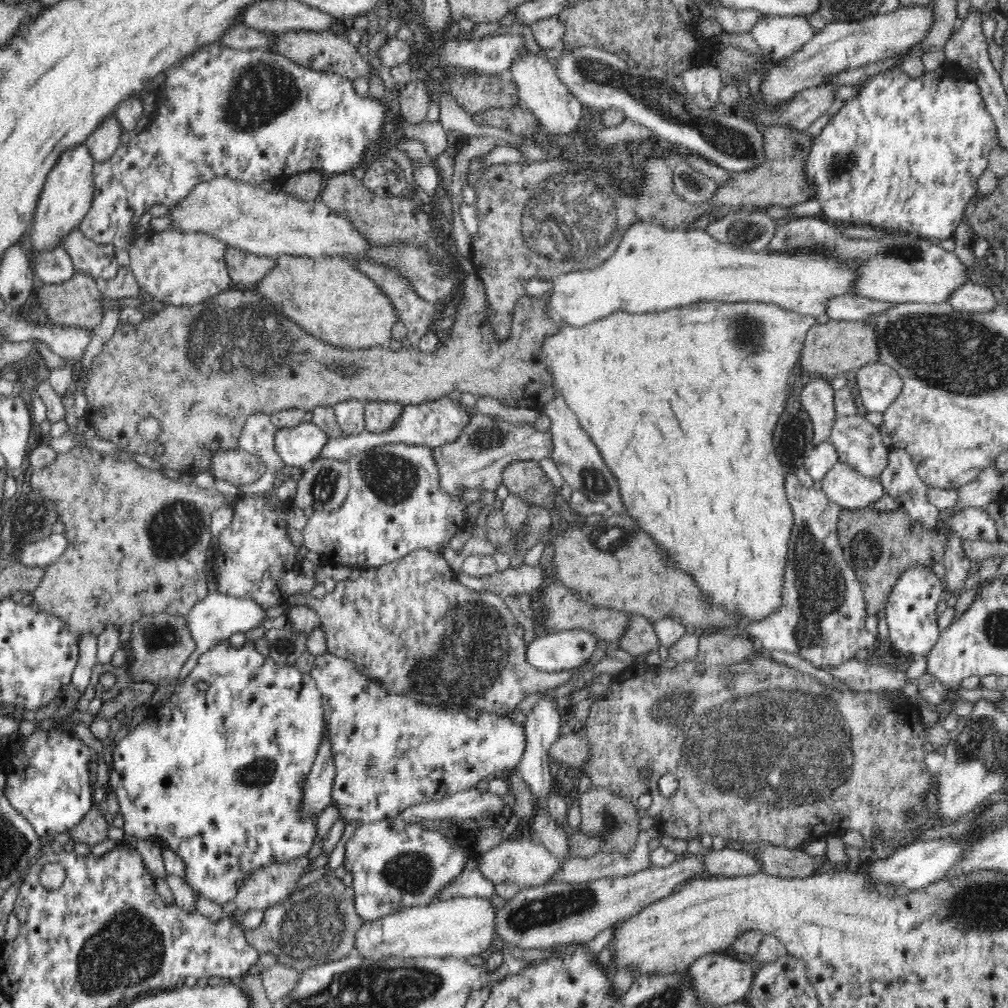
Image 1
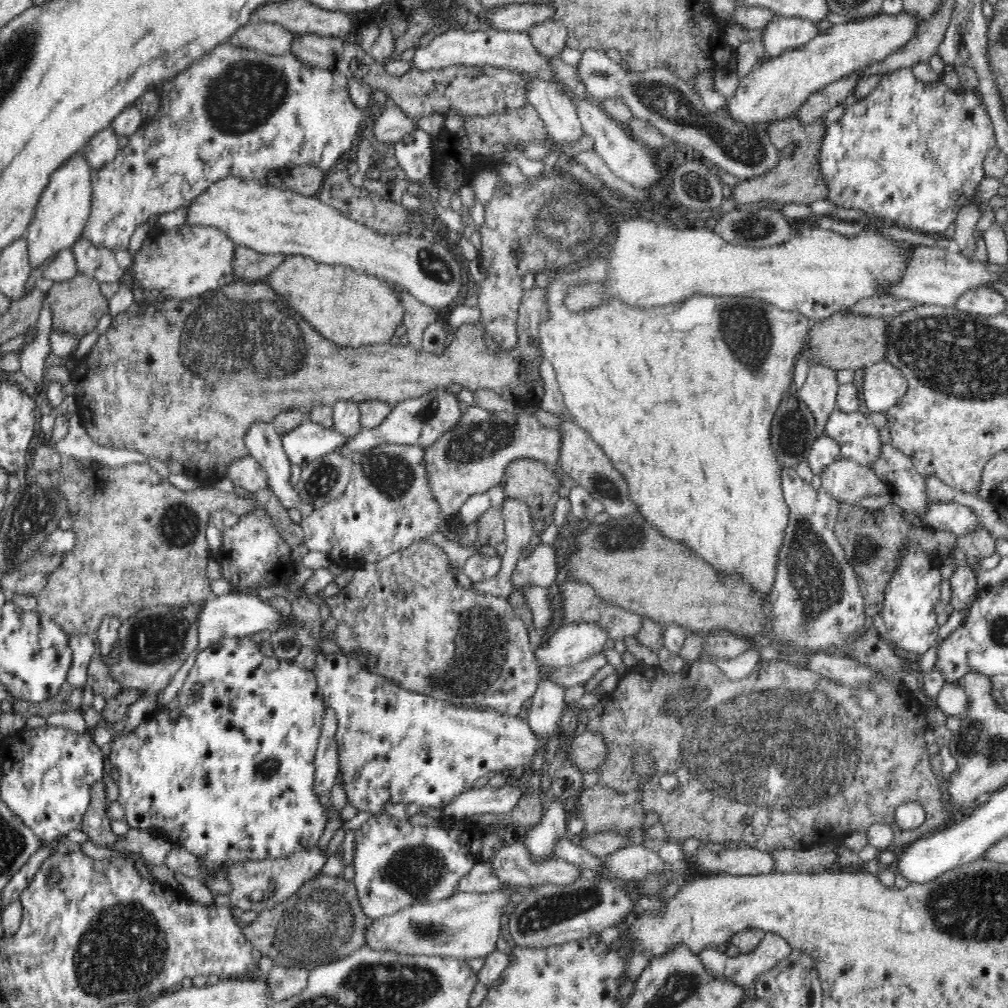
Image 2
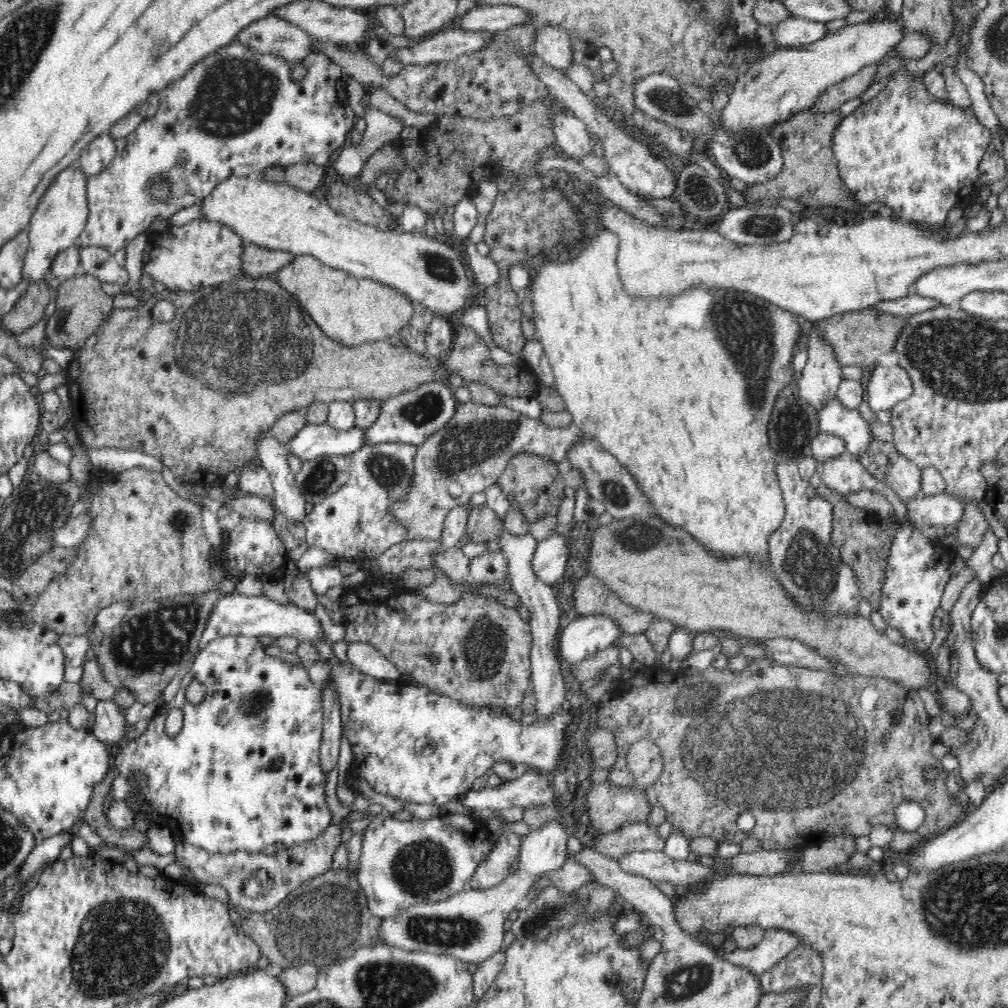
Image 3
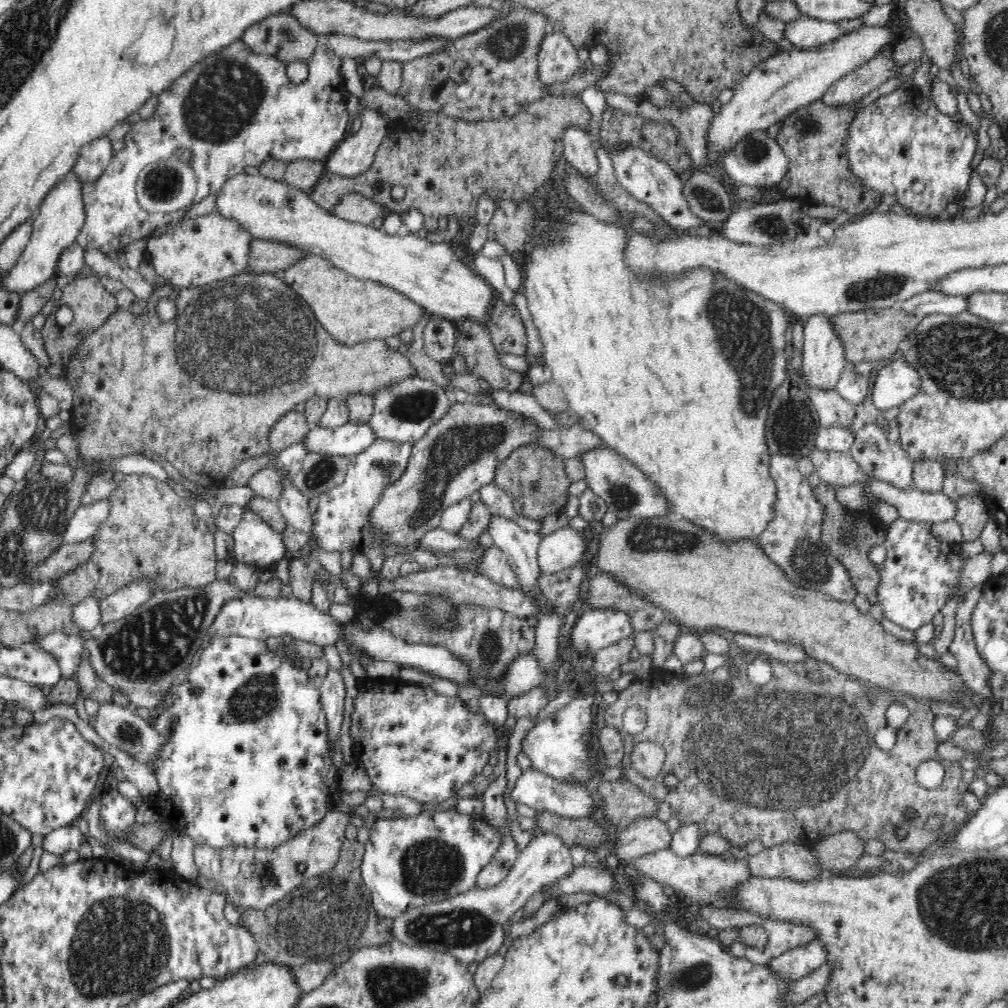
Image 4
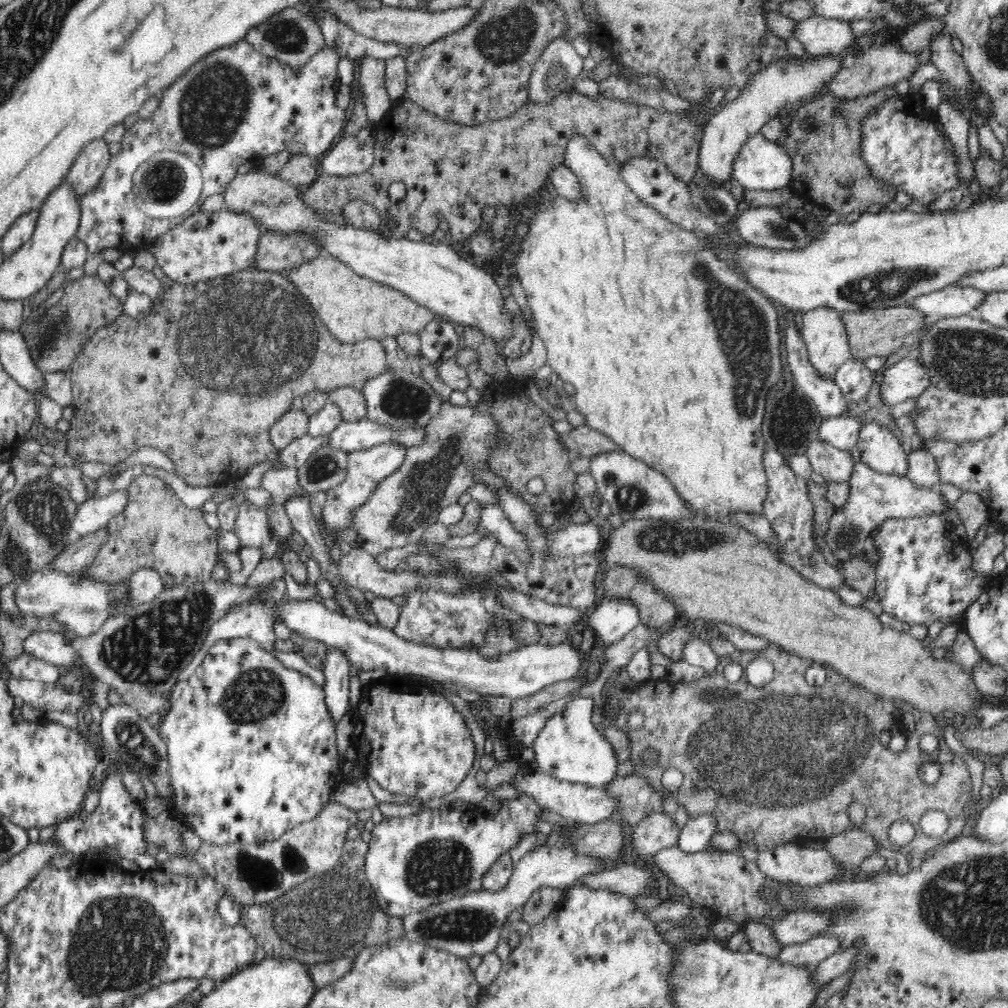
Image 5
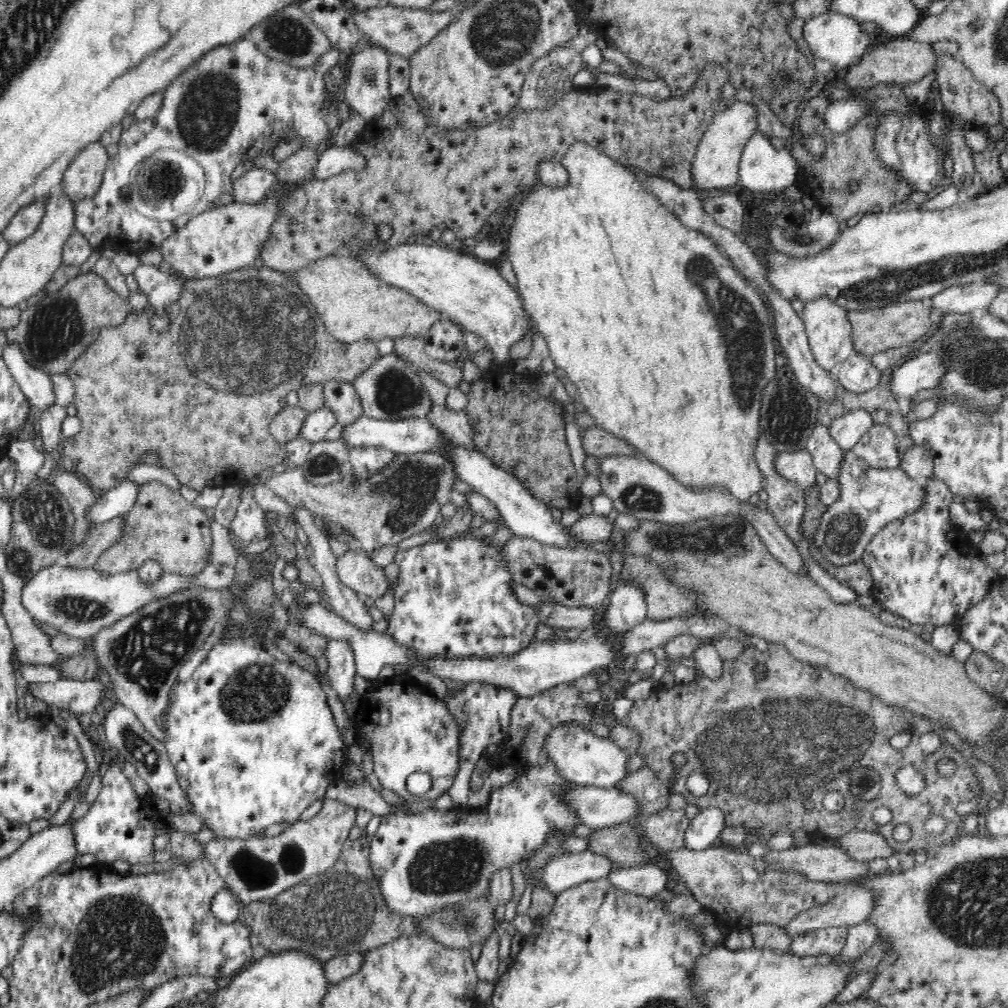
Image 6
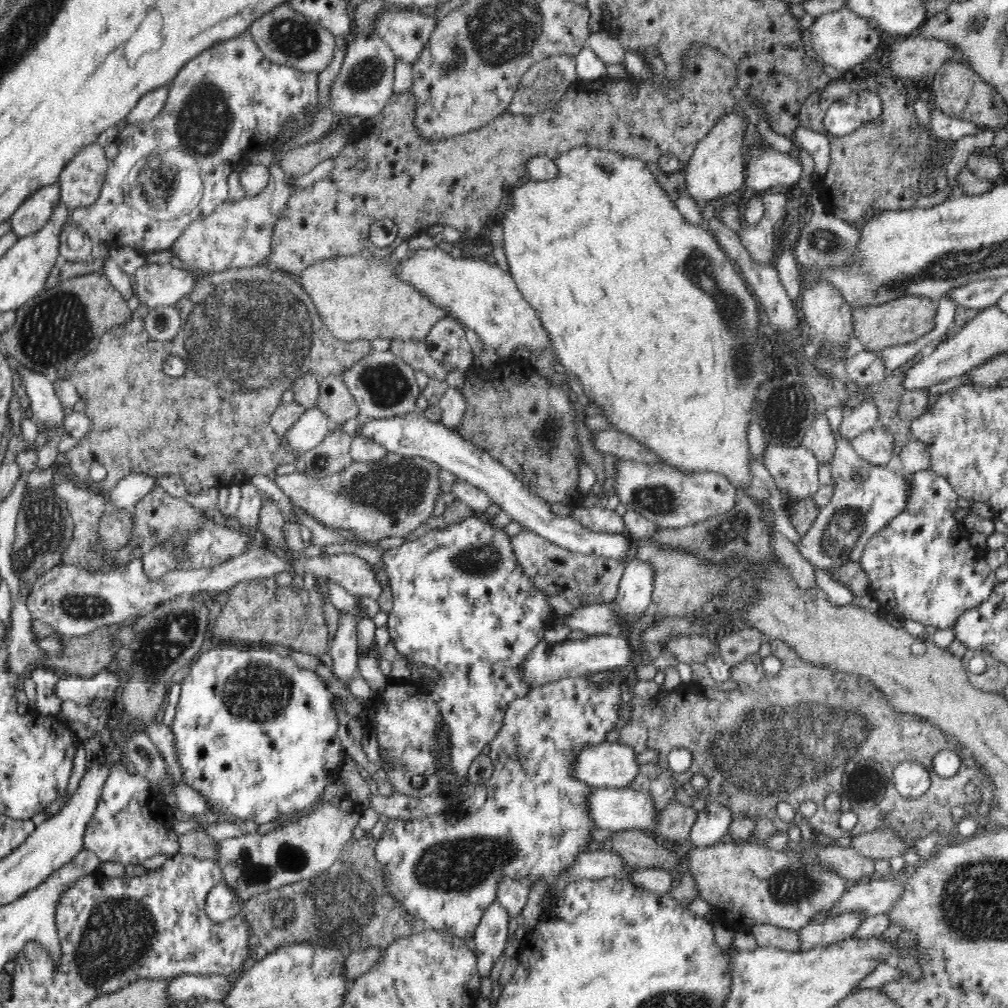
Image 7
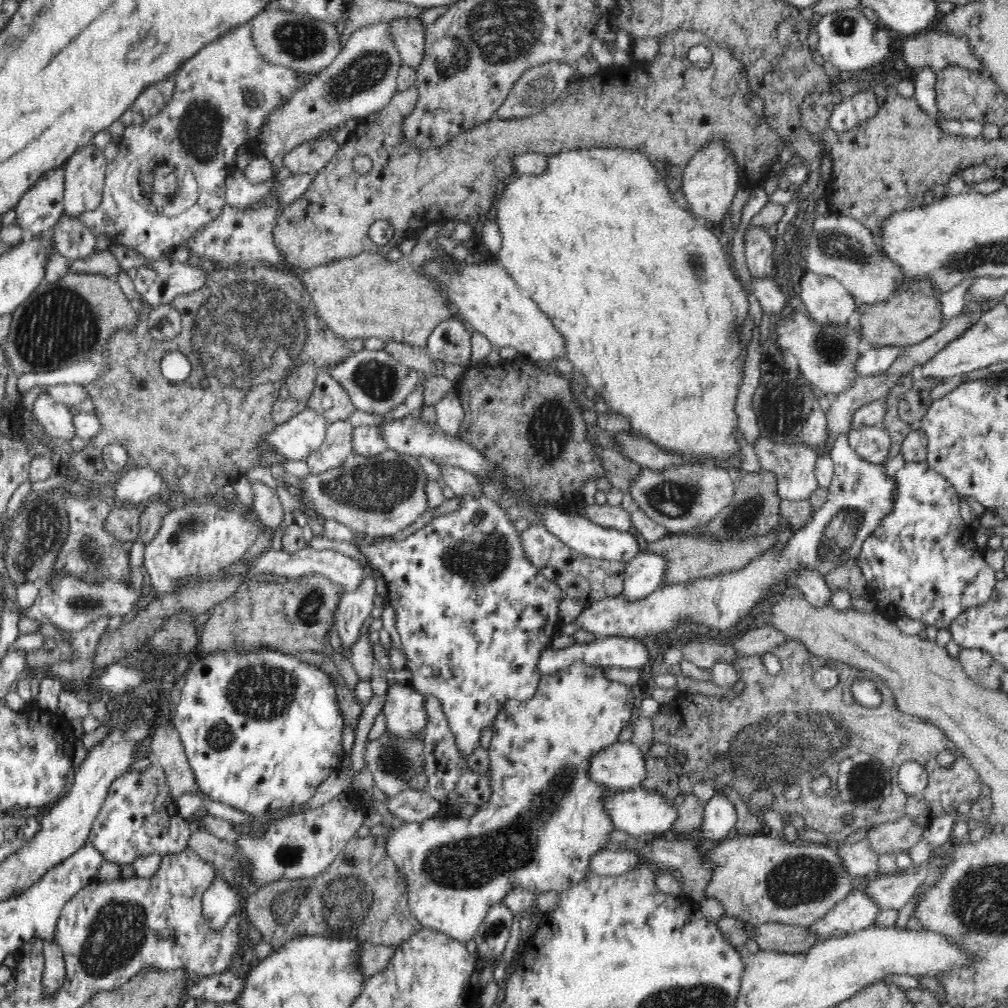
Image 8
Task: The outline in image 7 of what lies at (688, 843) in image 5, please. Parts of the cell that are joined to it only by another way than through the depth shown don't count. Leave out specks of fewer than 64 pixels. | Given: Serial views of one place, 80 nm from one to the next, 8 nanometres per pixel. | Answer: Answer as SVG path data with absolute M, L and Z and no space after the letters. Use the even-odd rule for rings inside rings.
M709 799L690 829L690 847L701 849L728 839L728 829L733 819L730 809L720 799Z

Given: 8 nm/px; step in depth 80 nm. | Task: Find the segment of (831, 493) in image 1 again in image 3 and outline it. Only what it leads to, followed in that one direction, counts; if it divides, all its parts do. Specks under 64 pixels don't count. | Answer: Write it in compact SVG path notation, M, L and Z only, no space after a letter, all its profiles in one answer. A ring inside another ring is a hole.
M844 452L830 460L816 461L816 470L822 483L840 496L846 497L858 490L878 490L892 494L886 484L882 484L852 454Z

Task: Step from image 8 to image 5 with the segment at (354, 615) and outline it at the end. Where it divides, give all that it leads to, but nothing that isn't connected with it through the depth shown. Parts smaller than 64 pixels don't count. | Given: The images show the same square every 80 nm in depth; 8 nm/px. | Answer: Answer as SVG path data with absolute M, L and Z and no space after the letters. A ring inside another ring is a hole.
M328 647L324 659L324 682L323 690L326 707L334 723L348 712L349 689L350 689L350 667L349 658L338 647Z

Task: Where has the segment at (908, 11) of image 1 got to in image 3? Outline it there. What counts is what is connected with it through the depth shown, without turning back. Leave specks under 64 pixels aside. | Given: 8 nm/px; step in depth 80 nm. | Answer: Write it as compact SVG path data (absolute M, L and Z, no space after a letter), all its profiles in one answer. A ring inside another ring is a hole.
M871 20L838 28L827 34L822 40L796 49L777 49L740 75L730 92L726 108L720 111L722 124L726 131L738 133L750 129L766 129L766 124L777 124L774 120L783 120L794 116L798 110L808 109L811 104L829 87L850 75L856 74L862 67L881 60L902 42L906 35L904 25L895 20Z

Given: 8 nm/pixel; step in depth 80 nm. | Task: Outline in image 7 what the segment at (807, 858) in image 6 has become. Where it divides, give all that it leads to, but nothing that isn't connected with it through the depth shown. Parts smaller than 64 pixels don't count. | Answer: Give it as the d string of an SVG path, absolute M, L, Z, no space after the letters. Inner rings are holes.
M835 844L824 845L813 850L821 862L826 866L832 866L842 878L849 883L858 883L862 876L868 876L874 872L874 859L862 856L853 846L841 847Z

